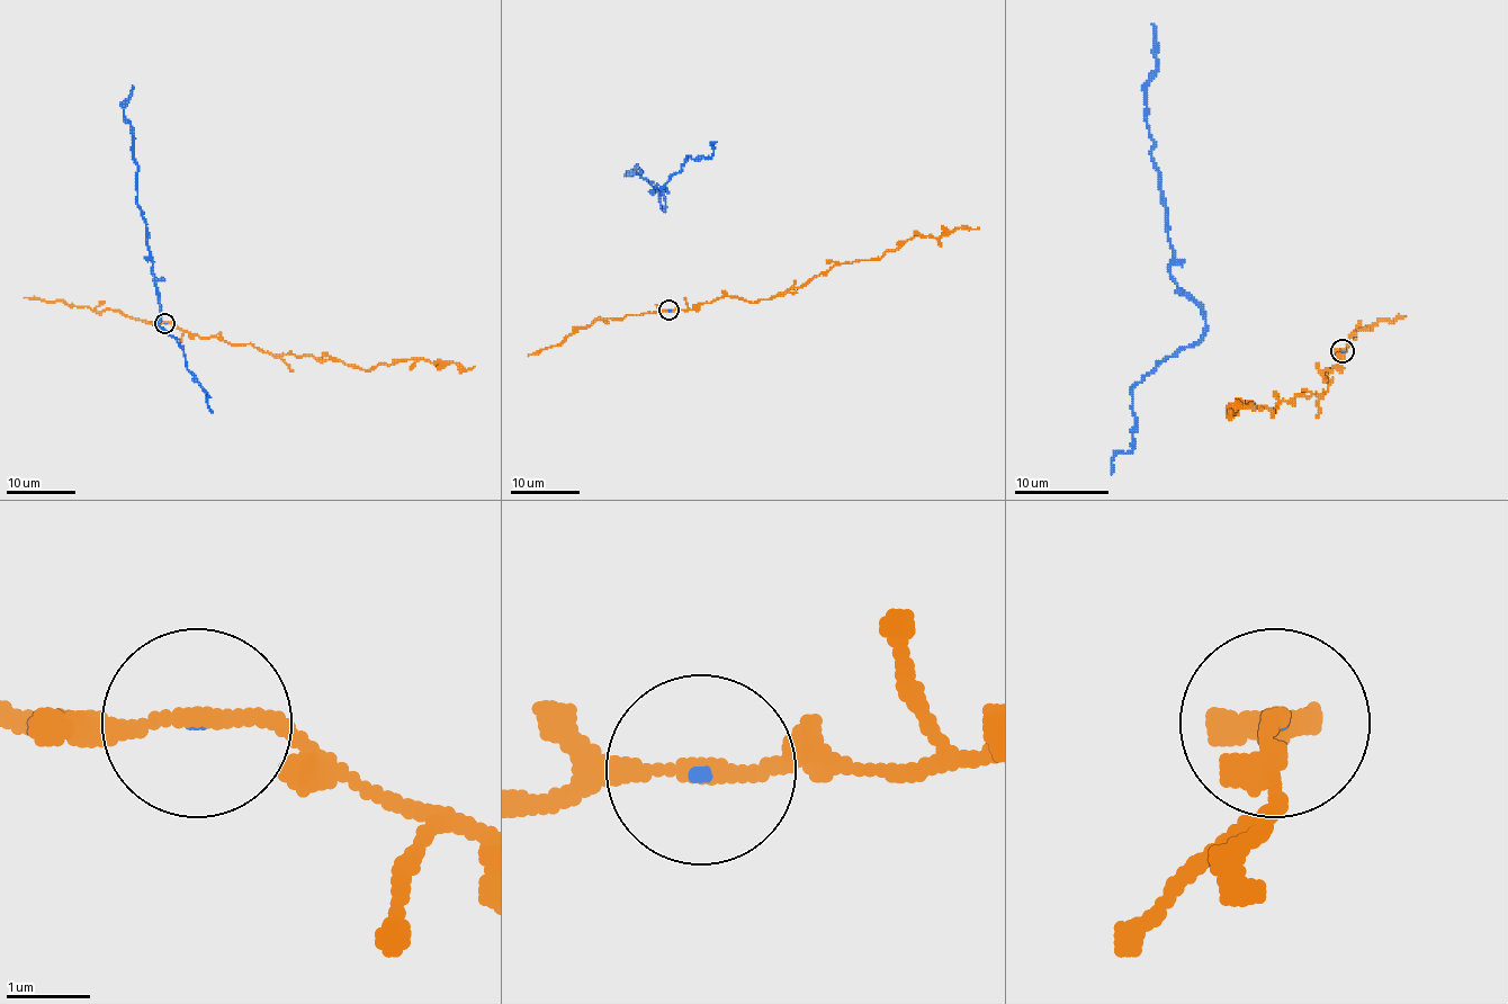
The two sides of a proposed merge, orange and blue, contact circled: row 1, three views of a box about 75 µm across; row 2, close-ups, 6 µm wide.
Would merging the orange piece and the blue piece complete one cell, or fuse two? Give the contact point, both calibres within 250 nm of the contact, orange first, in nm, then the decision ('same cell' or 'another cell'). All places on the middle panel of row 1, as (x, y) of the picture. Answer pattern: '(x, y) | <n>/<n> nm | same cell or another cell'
(669, 310) | 180/70 nm | same cell

